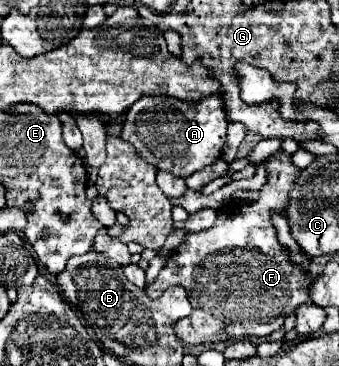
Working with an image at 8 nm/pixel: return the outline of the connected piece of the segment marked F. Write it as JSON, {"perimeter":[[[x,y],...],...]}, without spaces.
{"perimeter":[[[279,151],[267,159],[269,167],[269,181],[261,189],[261,197],[255,203],[245,203],[231,207],[217,215],[211,229],[189,233],[185,241],[177,247],[177,251],[167,259],[165,267],[161,269],[157,281],[149,285],[145,291],[149,297],[159,297],[169,285],[181,285],[189,293],[189,301],[193,305],[193,313],[173,325],[173,331],[177,339],[181,339],[187,345],[201,345],[201,343],[219,343],[227,339],[239,339],[239,337],[263,337],[271,335],[273,331],[283,327],[283,321],[289,313],[293,313],[299,305],[309,301],[309,285],[307,273],[303,273],[297,265],[293,265],[283,251],[283,247],[277,243],[275,227],[271,225],[271,211],[283,213],[287,209],[287,195],[301,173],[297,167],[291,165],[289,153]]]}

